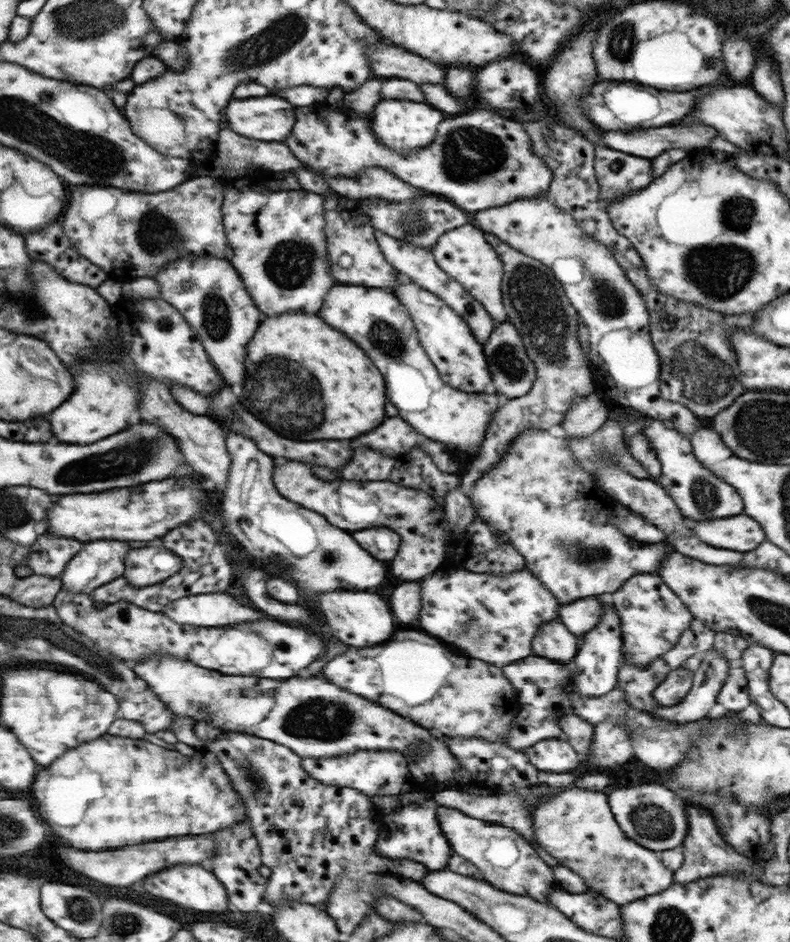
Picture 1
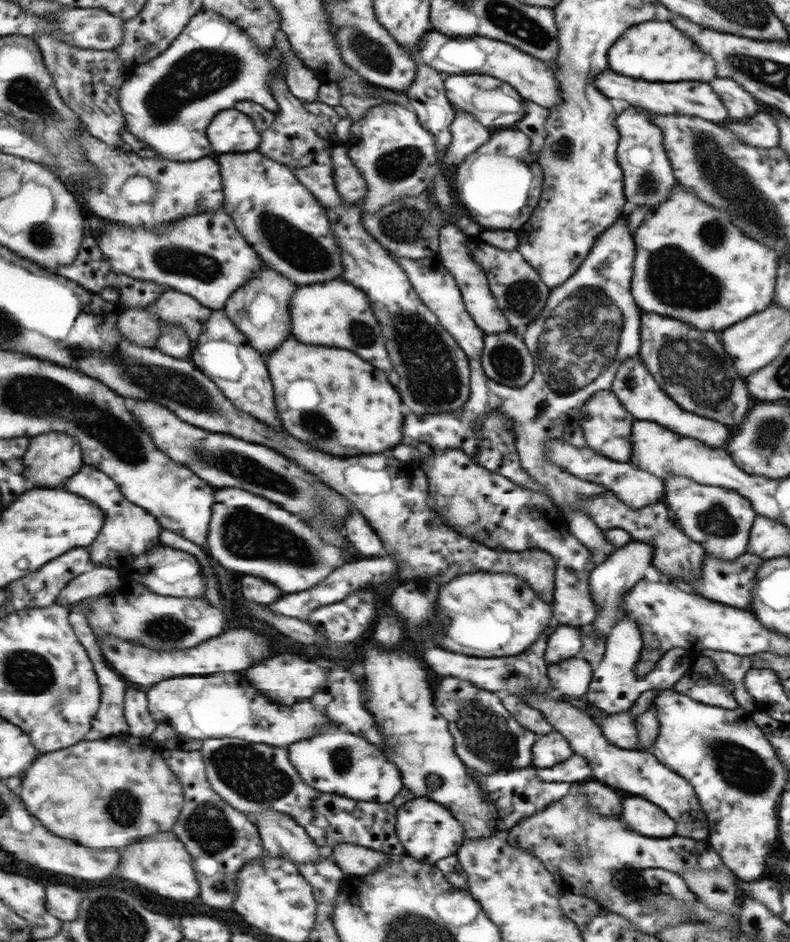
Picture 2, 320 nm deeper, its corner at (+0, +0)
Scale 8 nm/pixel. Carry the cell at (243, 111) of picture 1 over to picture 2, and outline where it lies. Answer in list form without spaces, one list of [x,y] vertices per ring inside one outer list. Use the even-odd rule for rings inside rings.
[[[239,110],[219,112],[206,132],[217,154],[255,151],[262,141],[253,120]]]

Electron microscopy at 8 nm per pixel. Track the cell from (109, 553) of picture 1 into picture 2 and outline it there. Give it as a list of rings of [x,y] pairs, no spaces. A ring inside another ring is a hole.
[[[83,465],[84,467],[60,488],[93,501],[105,511],[106,523],[95,542],[88,547],[92,556],[92,564],[94,567],[119,568],[119,566],[123,566],[123,568],[127,568],[137,556],[157,547],[162,530],[161,521],[153,514],[147,513],[145,508],[138,507],[127,500],[127,497],[121,492],[119,483],[115,482],[108,474],[93,468],[93,465]]]

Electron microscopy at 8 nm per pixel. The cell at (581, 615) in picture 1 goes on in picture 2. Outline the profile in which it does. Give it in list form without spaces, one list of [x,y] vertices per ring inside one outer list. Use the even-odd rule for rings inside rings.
[[[556,624],[556,629],[546,640],[544,661],[546,666],[565,658],[575,657],[580,649],[580,638],[575,626]]]

